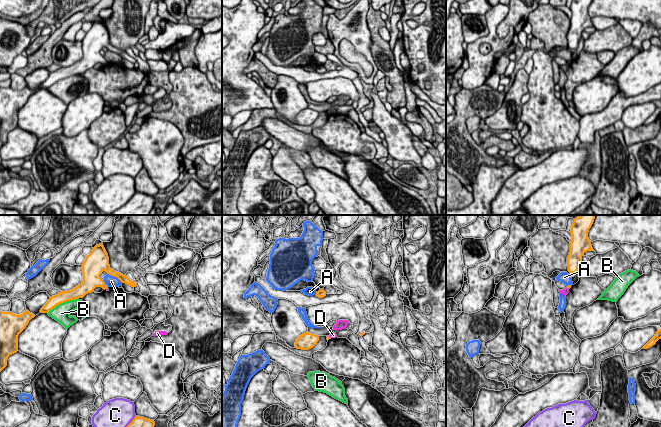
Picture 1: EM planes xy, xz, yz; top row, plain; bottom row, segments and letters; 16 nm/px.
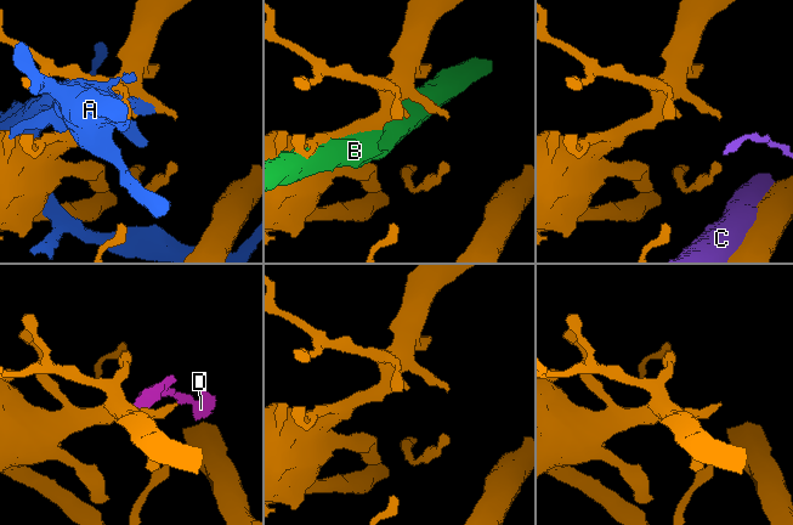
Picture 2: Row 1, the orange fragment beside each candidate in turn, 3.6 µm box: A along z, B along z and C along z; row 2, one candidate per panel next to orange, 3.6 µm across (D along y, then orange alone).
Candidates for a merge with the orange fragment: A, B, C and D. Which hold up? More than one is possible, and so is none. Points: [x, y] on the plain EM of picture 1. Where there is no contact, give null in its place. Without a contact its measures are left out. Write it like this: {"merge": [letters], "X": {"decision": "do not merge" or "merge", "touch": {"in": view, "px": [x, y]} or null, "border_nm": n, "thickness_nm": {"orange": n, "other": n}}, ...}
{"merge": [], "A": {"decision": "do not merge", "touch": {"in": "xy", "px": [115, 52]}, "border_nm": 280, "thickness_nm": {"orange": 160, "other": 190}}, "B": {"decision": "do not merge", "touch": {"in": "xy", "px": [60, 79]}, "border_nm": 500, "thickness_nm": {"orange": 170, "other": 280}}, "C": {"decision": "do not merge", "touch": {"in": "xy", "px": [125, 204]}, "border_nm": 550, "thickness_nm": {"orange": 460, "other": 480}}, "D": {"decision": "do not merge", "touch": {"in": "xz", "px": [329, 113]}, "border_nm": 70, "thickness_nm": {"orange": 60, "other": 90}}}

